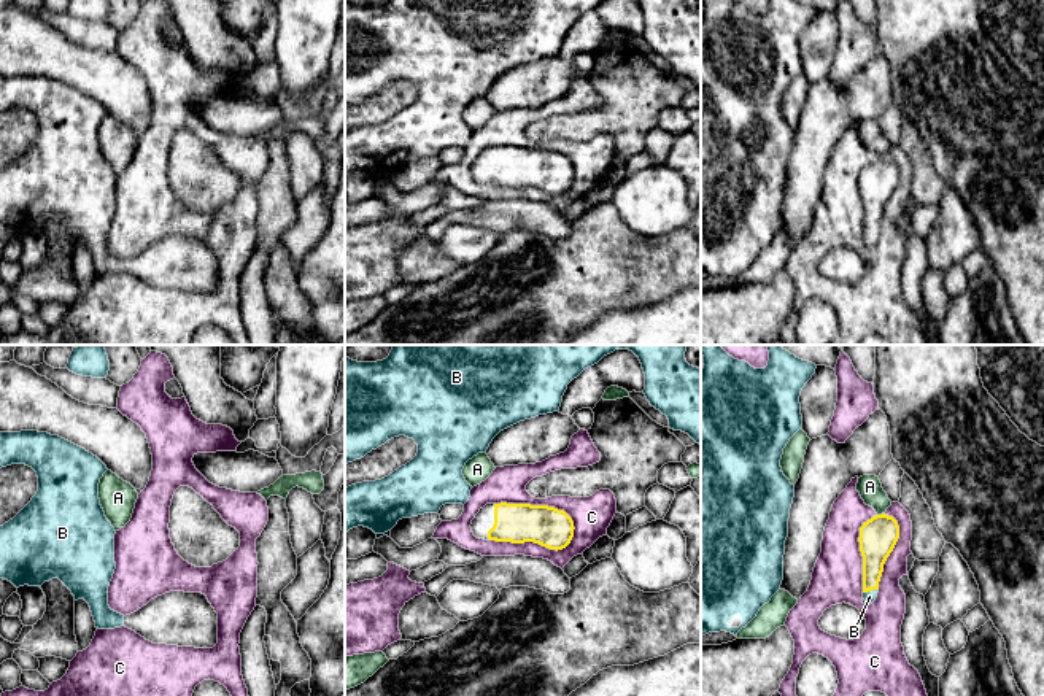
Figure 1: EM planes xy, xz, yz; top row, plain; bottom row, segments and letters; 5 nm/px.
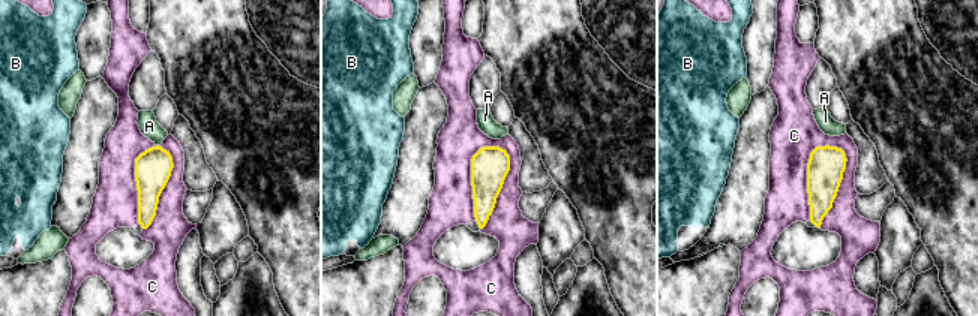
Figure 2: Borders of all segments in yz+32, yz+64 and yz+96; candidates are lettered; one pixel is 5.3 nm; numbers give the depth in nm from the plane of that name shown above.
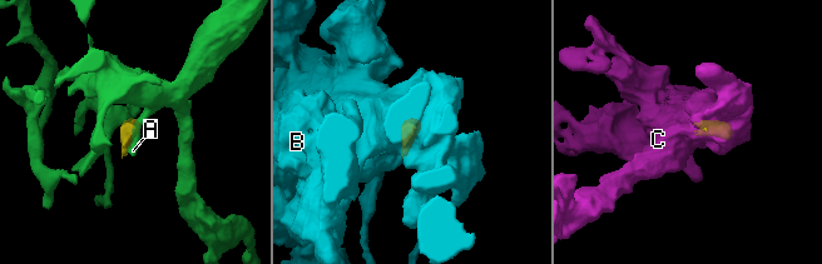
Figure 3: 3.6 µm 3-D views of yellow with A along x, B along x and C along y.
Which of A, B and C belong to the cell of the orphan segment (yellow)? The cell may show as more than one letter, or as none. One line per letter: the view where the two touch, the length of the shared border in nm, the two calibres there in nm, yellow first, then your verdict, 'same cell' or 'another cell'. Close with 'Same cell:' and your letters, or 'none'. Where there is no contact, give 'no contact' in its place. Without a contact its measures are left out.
A: yz | 40 nm | 190/120 nm | another cell
B: yz | 80 nm | 180/60 nm | another cell
C: xz | 440 nm | 200/110 nm | same cell
Same cell: C

